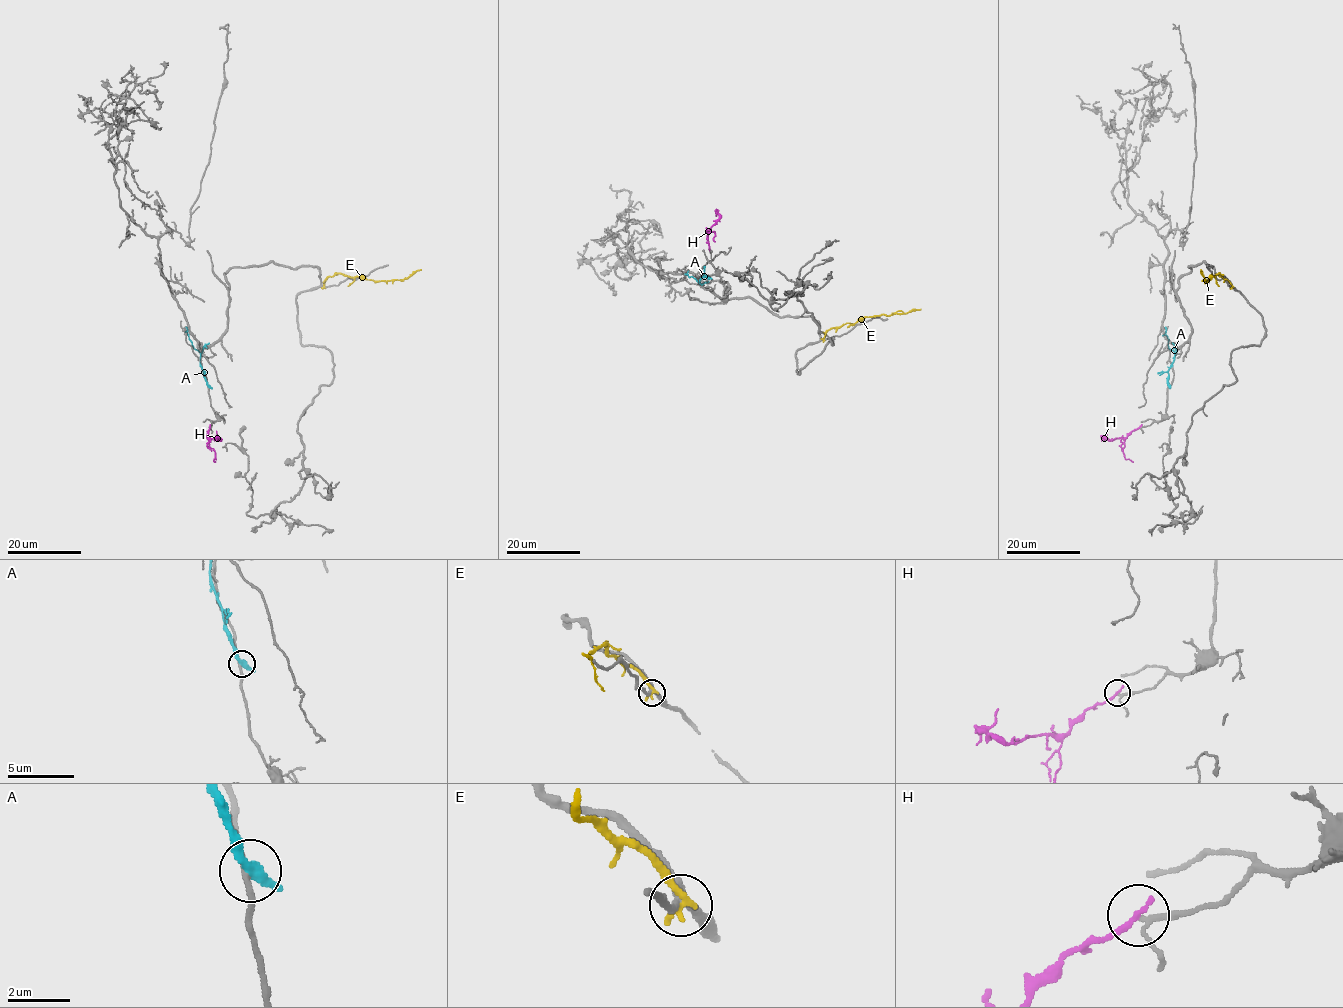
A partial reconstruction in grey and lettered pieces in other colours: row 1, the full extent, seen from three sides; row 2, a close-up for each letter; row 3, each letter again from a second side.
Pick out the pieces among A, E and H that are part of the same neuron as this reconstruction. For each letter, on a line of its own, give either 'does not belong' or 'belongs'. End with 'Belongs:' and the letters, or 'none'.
A: does not belong
E: does not belong
H: belongs
Belongs: H

